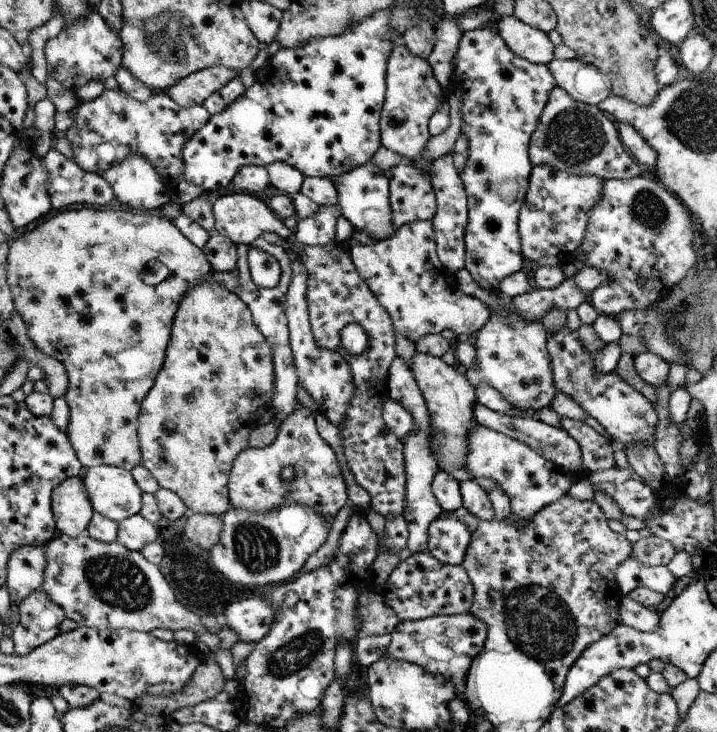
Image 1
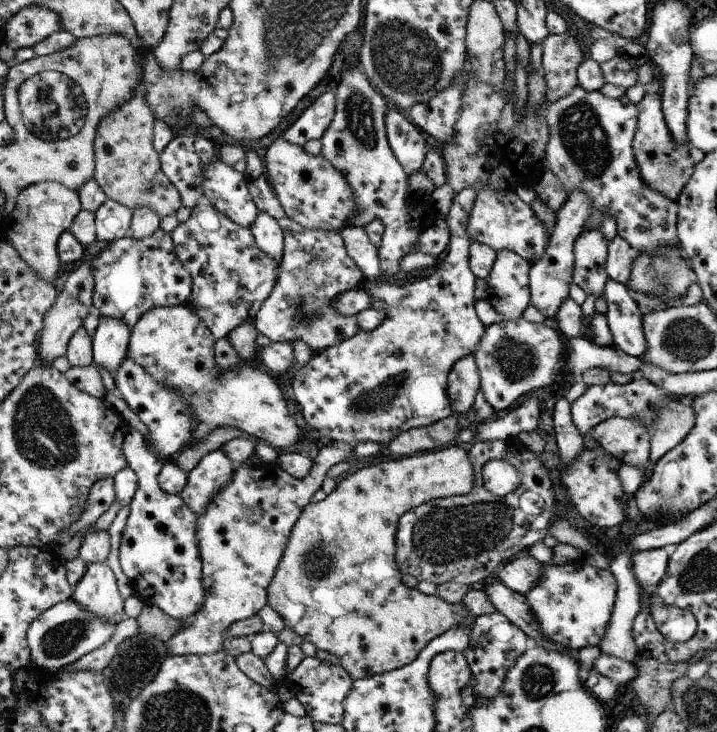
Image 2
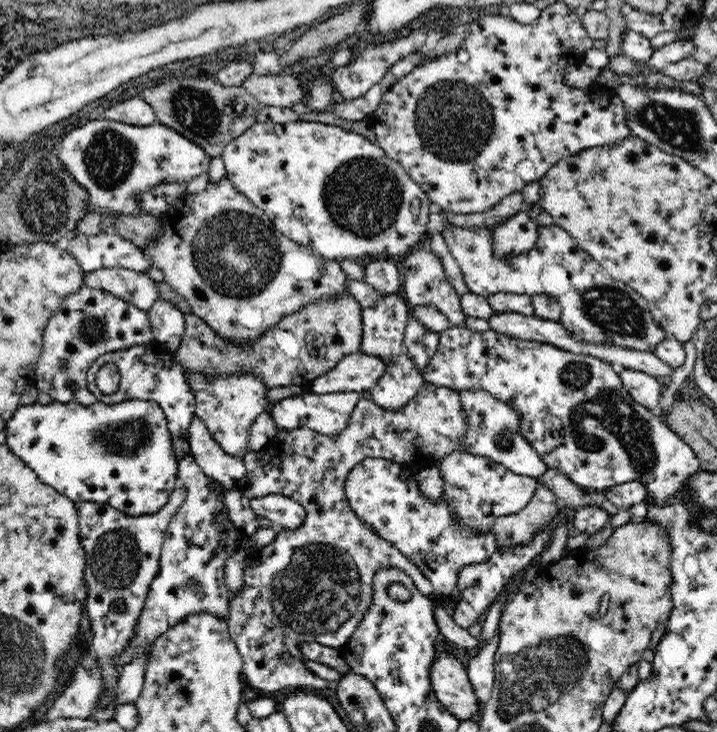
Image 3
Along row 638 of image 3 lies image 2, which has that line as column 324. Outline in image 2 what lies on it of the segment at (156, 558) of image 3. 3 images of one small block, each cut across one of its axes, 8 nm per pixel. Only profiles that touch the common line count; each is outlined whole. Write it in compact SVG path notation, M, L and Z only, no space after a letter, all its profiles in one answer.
M323 92L301 112L301 116L281 134L281 138L301 148L307 146L307 142L321 140L323 134L327 134L331 122L335 120L335 106L335 94Z

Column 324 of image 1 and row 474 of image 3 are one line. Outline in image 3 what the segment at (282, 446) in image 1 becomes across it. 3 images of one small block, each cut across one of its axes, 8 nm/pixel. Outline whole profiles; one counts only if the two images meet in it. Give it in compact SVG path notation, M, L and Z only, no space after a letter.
M464 450L448 454L438 464L438 474L442 476L442 482L444 482L442 498L454 512L454 520L460 526L474 530L478 534L490 532L500 516L510 516L524 510L540 484L536 478L516 476L502 464L496 464L490 458L472 456Z

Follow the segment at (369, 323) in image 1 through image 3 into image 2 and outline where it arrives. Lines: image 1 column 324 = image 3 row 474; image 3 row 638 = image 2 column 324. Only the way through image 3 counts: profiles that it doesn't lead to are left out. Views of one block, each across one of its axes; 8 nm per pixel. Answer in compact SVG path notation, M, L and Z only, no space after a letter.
M265 176L249 180L249 192L257 210L269 214L279 224L283 234L279 280L271 298L267 298L253 322L255 330L267 336L269 342L277 344L291 344L295 340L301 340L313 350L313 354L329 350L331 346L339 346L339 342L347 342L347 338L355 338L355 334L359 334L359 320L355 320L353 316L337 314L331 306L331 300L335 296L359 288L363 280L363 274L349 258L341 236L337 232L307 230L295 224L295 220L291 220L287 212L283 212L283 206L279 206Z

